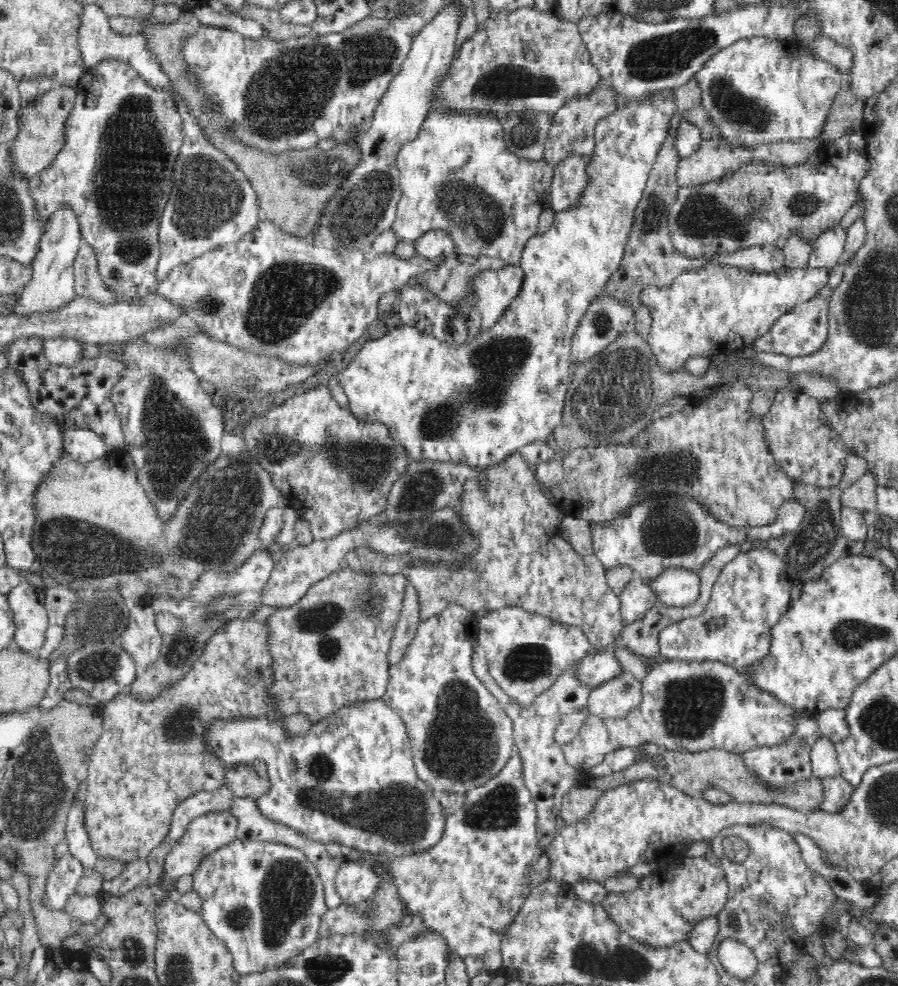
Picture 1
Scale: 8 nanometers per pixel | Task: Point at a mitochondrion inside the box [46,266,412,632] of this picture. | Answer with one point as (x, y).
(176, 446)

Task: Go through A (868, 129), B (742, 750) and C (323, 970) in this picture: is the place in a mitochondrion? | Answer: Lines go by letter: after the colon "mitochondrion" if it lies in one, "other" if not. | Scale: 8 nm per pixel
A: other
B: other
C: mitochondrion

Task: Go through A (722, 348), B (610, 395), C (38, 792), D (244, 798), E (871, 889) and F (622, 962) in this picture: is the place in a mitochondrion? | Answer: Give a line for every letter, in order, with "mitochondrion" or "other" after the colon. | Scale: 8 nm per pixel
A: other
B: mitochondrion
C: mitochondrion
D: other
E: other
F: mitochondrion

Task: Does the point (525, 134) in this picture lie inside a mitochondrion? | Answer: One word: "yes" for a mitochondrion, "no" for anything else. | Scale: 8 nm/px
yes

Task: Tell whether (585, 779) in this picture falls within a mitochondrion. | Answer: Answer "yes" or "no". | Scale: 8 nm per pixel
no

